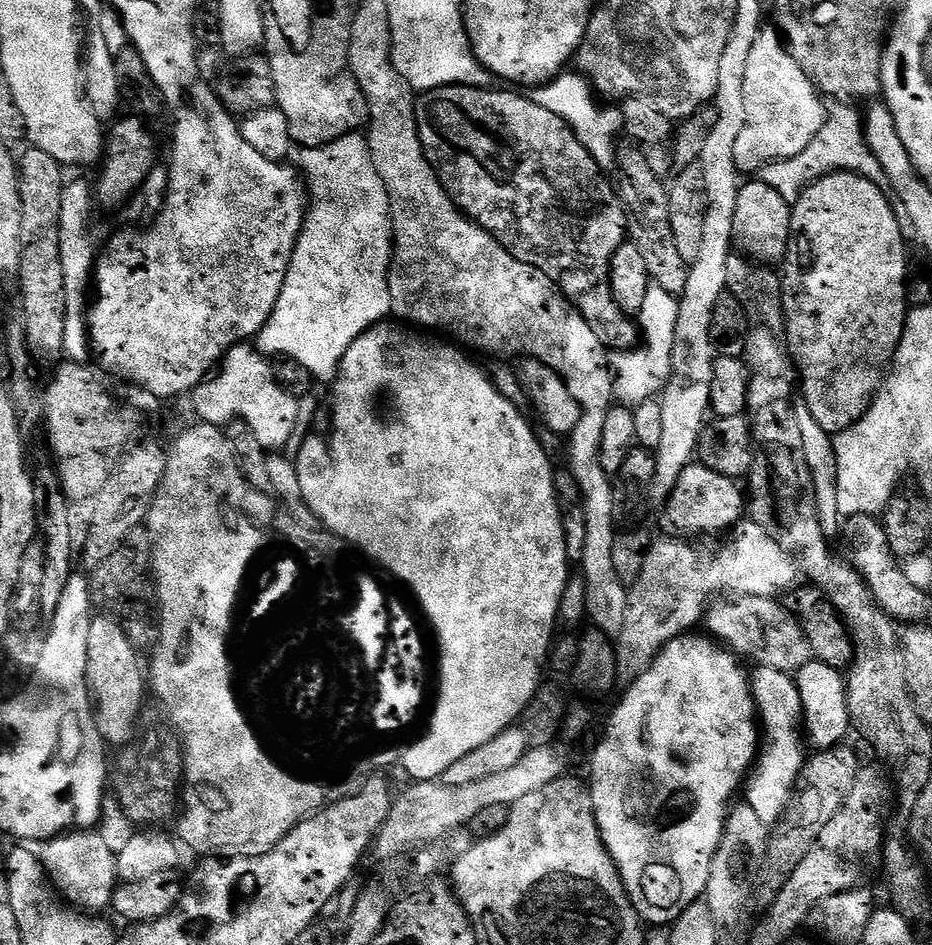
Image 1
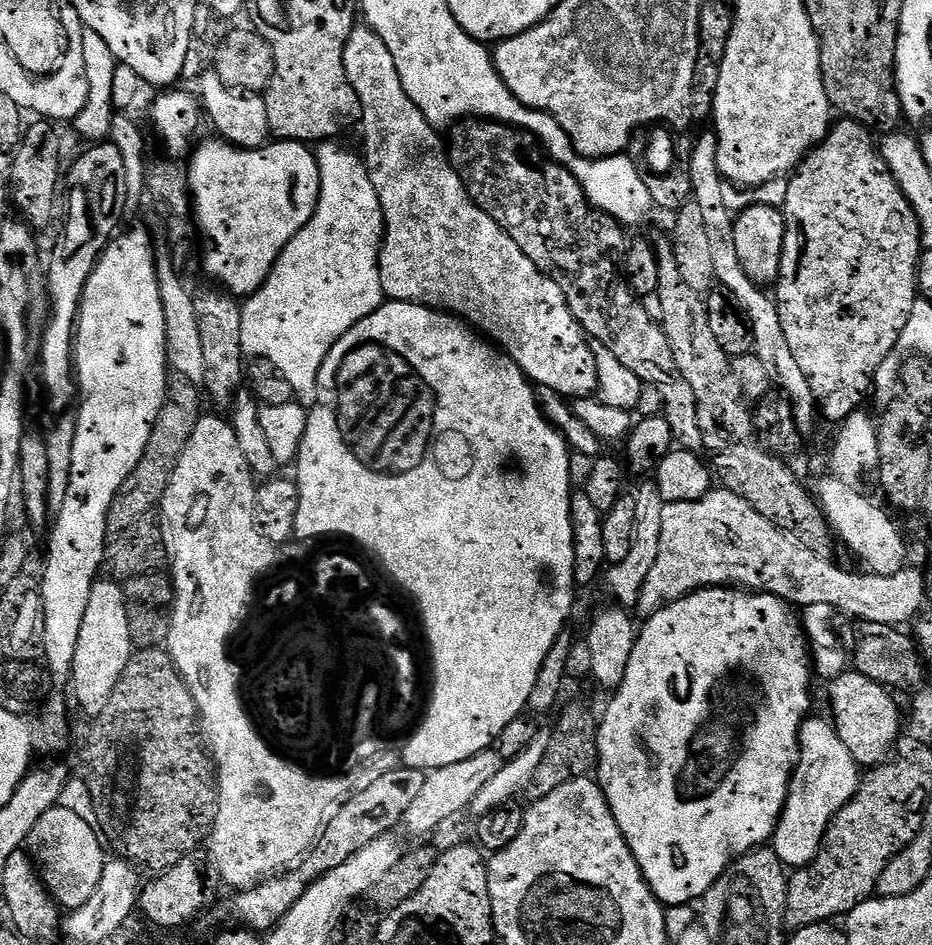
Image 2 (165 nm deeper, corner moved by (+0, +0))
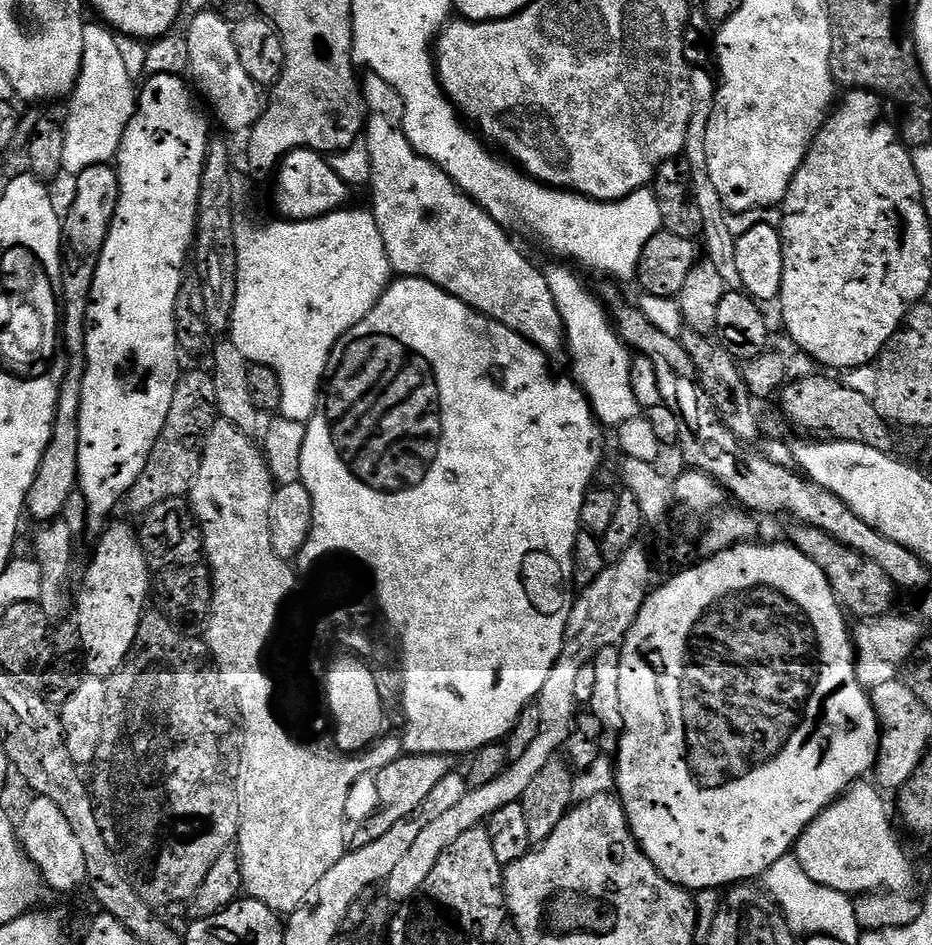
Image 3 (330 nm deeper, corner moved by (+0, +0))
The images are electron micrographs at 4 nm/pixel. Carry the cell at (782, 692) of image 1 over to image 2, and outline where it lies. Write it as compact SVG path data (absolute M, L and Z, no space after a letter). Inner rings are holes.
M813 715L800 728L800 763L788 785L784 812L770 841L785 869L805 868L815 858L824 841L830 822L860 788L862 769L854 762L854 754L846 750L846 742L838 738L835 724Z

